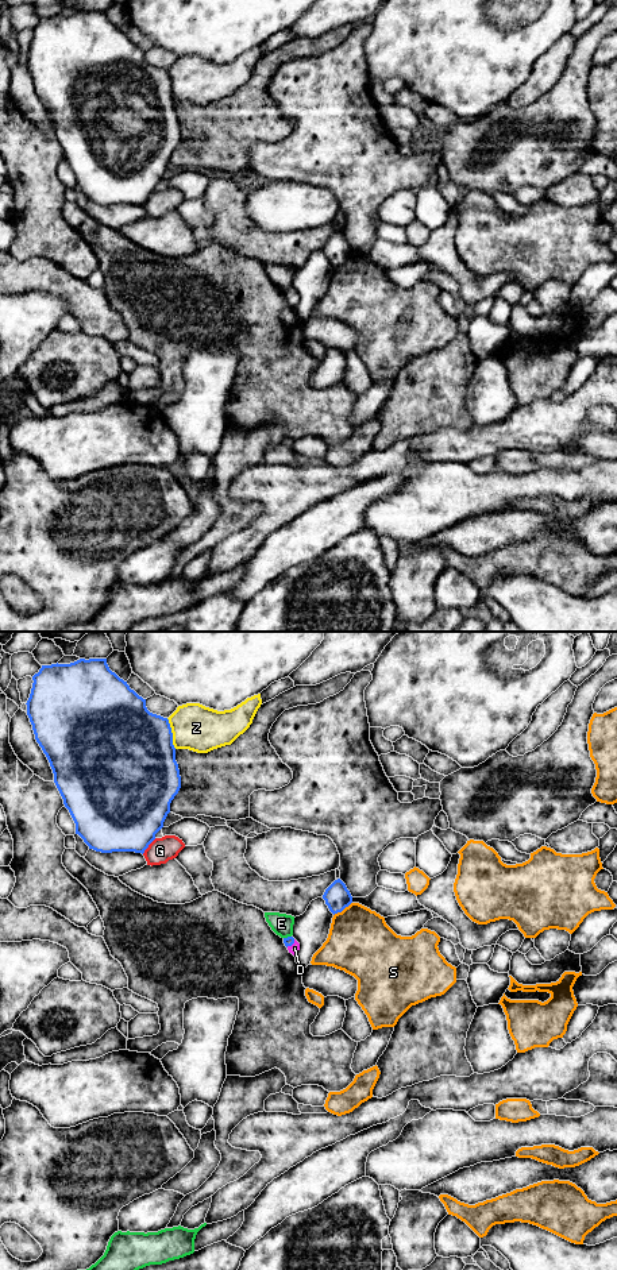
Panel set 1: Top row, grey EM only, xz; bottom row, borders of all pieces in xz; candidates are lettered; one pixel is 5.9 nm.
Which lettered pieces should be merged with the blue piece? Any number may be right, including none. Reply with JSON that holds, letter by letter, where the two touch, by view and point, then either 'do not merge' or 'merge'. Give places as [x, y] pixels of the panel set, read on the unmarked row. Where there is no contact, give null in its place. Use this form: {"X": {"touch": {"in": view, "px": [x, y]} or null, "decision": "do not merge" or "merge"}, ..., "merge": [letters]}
{"D": {"touch": {"in": "xz", "px": [290, 297]}, "decision": "merge"}, "E": {"touch": {"in": "xz", "px": [288, 289]}, "decision": "do not merge"}, "G": {"touch": {"in": "xz", "px": [147, 199]}, "decision": "do not merge"}, "S": {"touch": {"in": "xz", "px": [342, 262]}, "decision": "do not merge"}, "Z": {"touch": {"in": "xz", "px": [172, 85]}, "decision": "do not merge"}, "merge": ["D"]}

